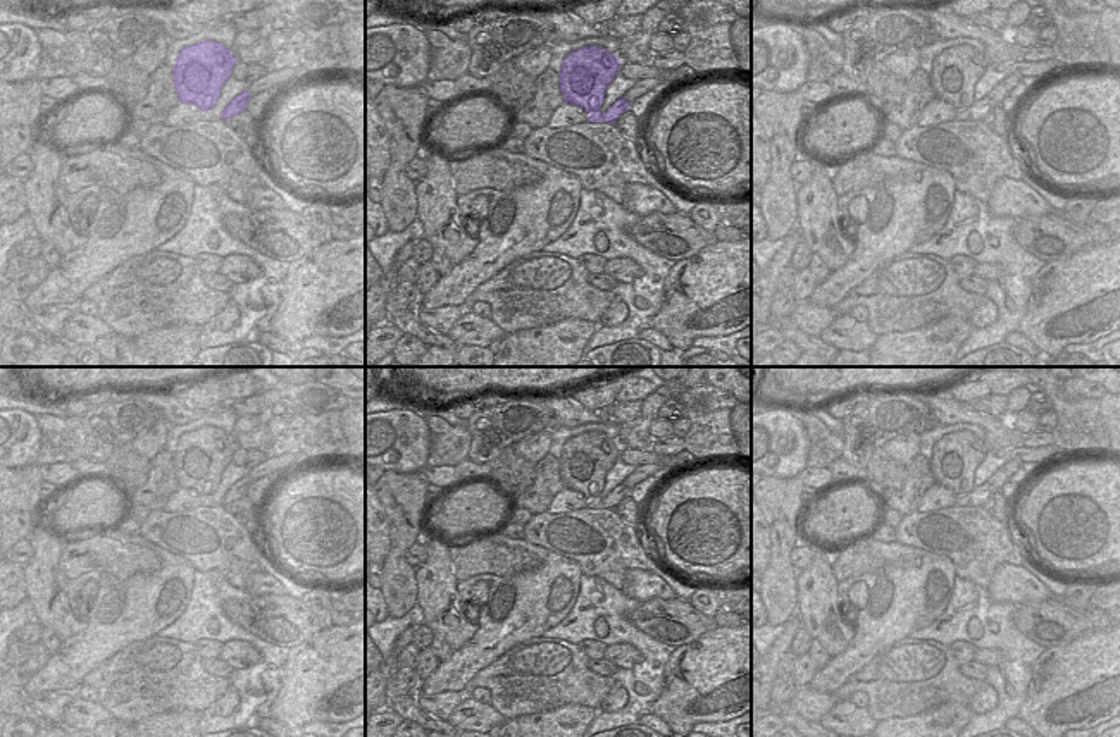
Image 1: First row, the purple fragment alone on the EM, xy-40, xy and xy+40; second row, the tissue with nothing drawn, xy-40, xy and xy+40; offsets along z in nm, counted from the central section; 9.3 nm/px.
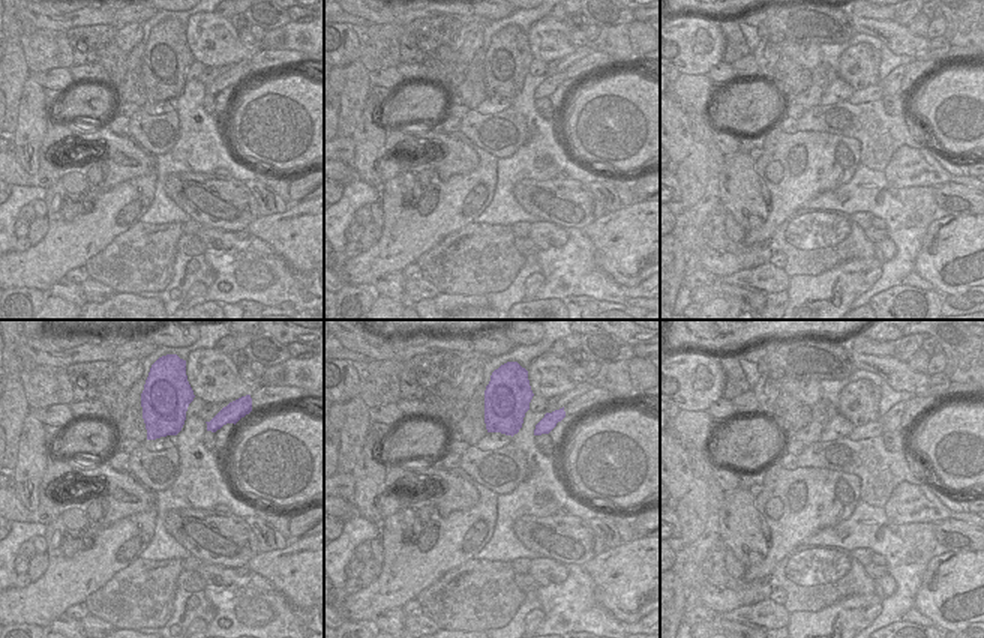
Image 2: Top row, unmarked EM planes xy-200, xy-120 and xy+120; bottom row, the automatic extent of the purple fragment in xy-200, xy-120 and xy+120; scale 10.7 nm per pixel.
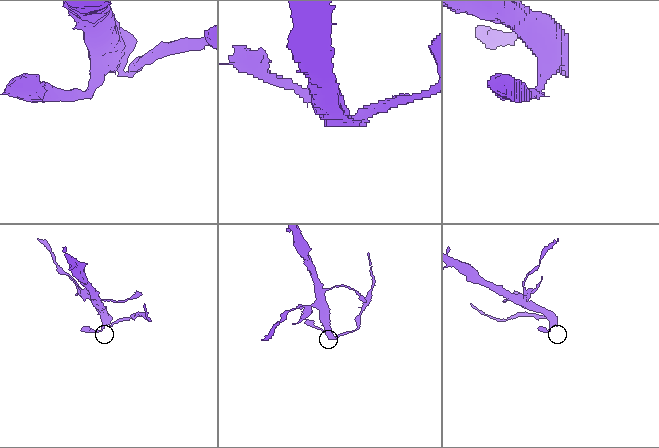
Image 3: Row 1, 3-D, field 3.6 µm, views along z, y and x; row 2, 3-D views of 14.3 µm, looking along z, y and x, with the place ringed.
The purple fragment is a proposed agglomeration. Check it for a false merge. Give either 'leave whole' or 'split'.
split

